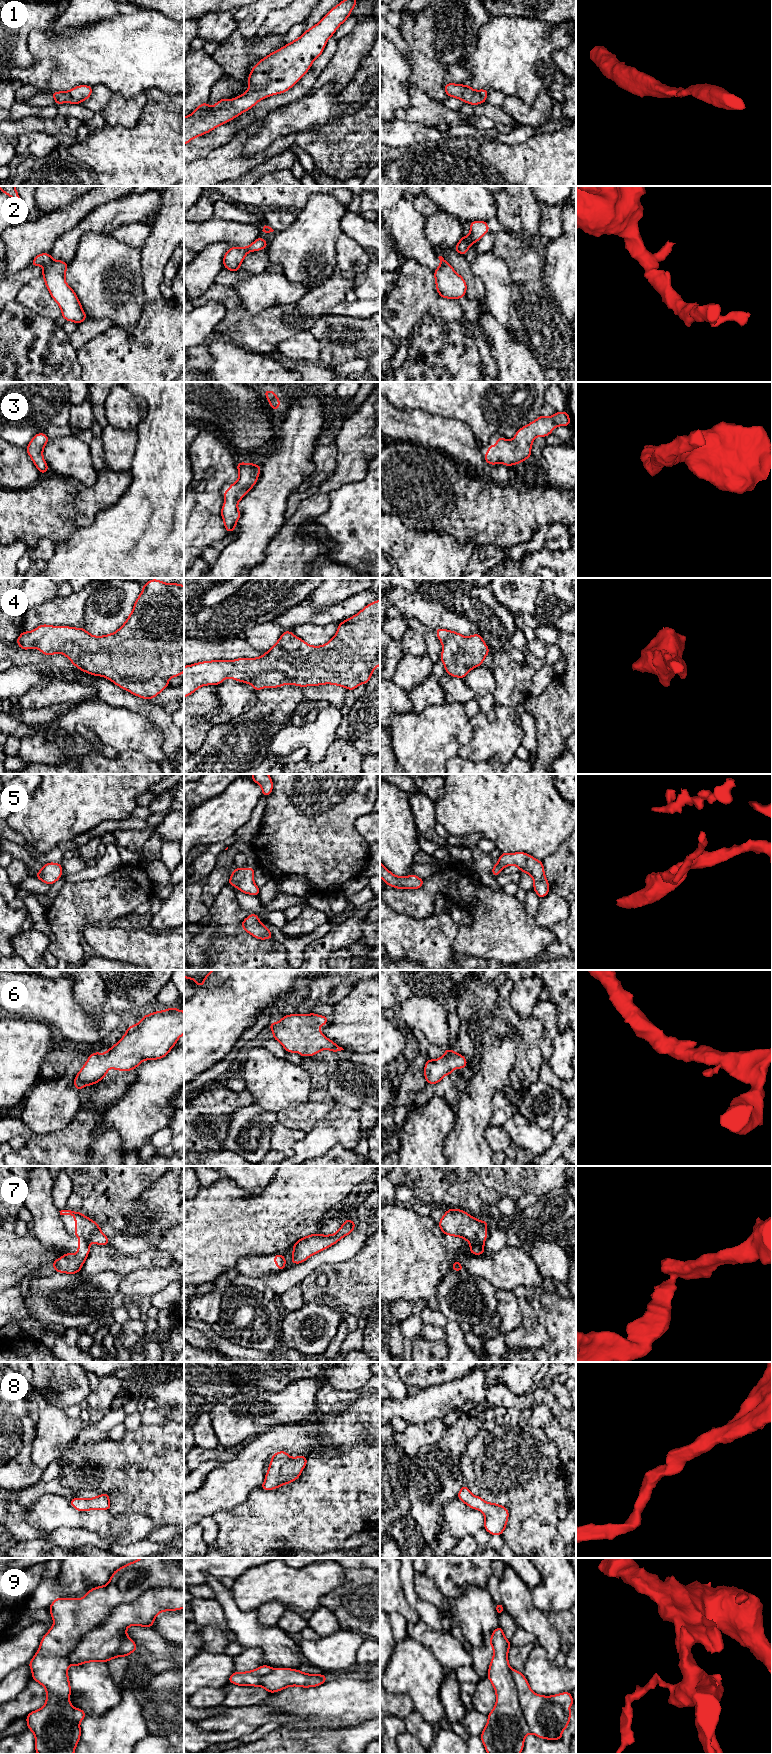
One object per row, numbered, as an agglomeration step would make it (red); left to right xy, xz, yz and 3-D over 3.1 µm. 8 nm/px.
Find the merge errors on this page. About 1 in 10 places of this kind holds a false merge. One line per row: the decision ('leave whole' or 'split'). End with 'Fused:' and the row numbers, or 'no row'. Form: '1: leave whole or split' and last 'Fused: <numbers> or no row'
1: leave whole
2: leave whole
3: leave whole
4: leave whole
5: leave whole
6: leave whole
7: split
8: leave whole
9: leave whole
Fused: 7

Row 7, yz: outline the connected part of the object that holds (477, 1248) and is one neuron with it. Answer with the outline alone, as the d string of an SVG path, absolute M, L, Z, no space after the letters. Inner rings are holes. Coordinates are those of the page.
M476 1241L471 1243L469 1252L475 1255L483 1255L484 1250L485 1250L484 1245L479 1241Z

